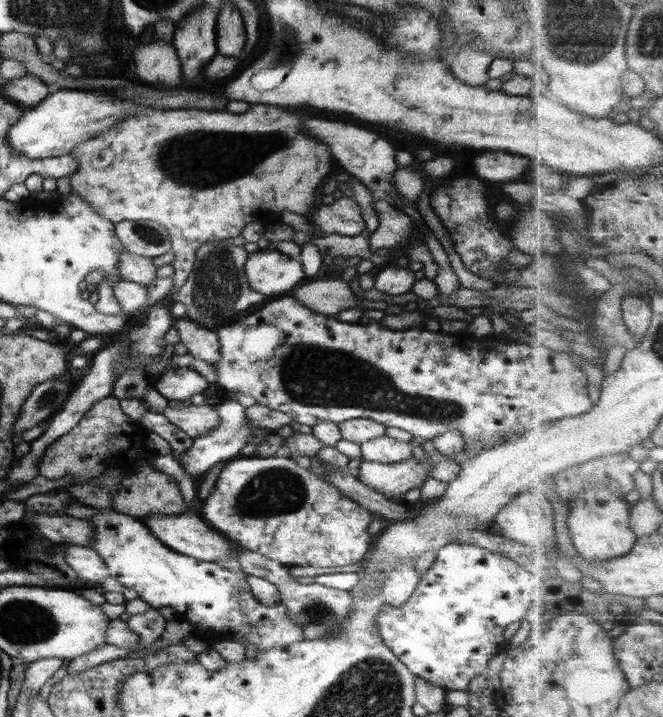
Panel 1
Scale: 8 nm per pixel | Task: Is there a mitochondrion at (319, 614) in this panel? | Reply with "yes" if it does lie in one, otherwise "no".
yes

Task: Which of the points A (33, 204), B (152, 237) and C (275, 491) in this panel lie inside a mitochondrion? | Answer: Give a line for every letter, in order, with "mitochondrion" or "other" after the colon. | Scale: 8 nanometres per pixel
A: other
B: mitochondrion
C: mitochondrion

